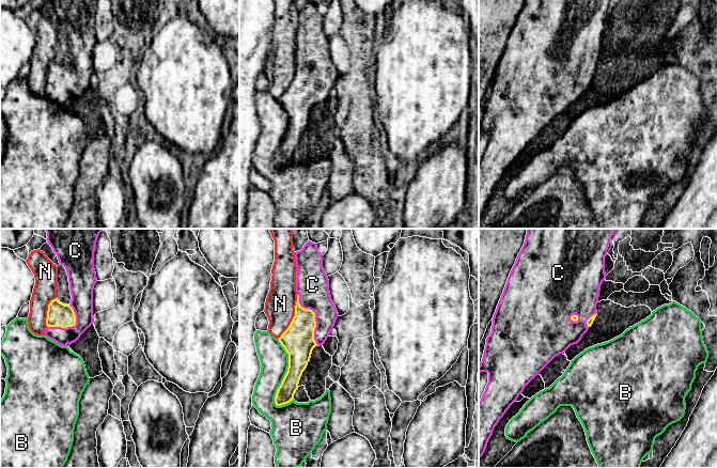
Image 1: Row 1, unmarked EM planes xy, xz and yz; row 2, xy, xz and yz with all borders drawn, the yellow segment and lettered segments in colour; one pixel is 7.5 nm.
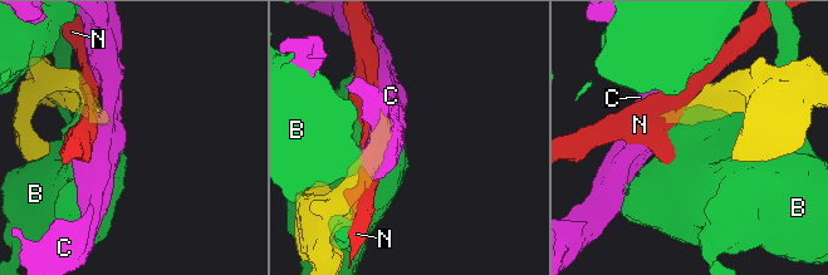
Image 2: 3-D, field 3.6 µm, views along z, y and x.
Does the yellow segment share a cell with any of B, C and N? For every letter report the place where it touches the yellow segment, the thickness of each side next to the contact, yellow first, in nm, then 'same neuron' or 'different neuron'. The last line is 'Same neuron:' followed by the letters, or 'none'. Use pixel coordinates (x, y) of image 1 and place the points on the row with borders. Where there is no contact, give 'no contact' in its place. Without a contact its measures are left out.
B: contact xz (285, 374); calibres 220 and 220 nm; different neuron
C: contact xz (314, 316); calibres 240 and 260 nm; same neuron
N: contact xz (294, 316); calibres 240 and 220 nm; different neuron
Same neuron: C

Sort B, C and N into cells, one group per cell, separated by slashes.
B / C / N

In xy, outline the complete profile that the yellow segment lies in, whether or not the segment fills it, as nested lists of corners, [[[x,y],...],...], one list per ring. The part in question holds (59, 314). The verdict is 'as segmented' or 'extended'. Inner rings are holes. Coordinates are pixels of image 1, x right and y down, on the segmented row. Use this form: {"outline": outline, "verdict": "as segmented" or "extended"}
{"outline": [[[45,229],[47,241],[66,269],[72,300],[69,305],[57,298],[48,305],[45,336],[62,346],[76,342],[93,324],[93,288],[97,282],[94,269],[95,246],[102,229]]], "verdict": "extended"}

